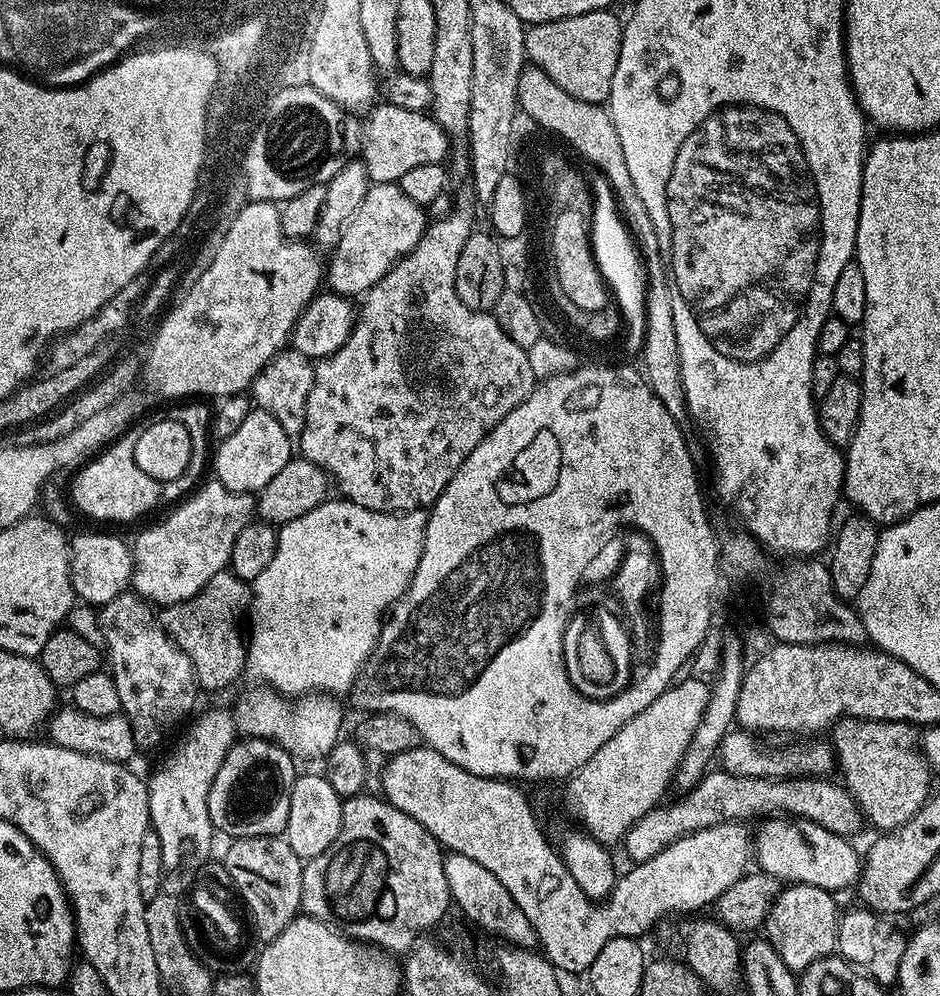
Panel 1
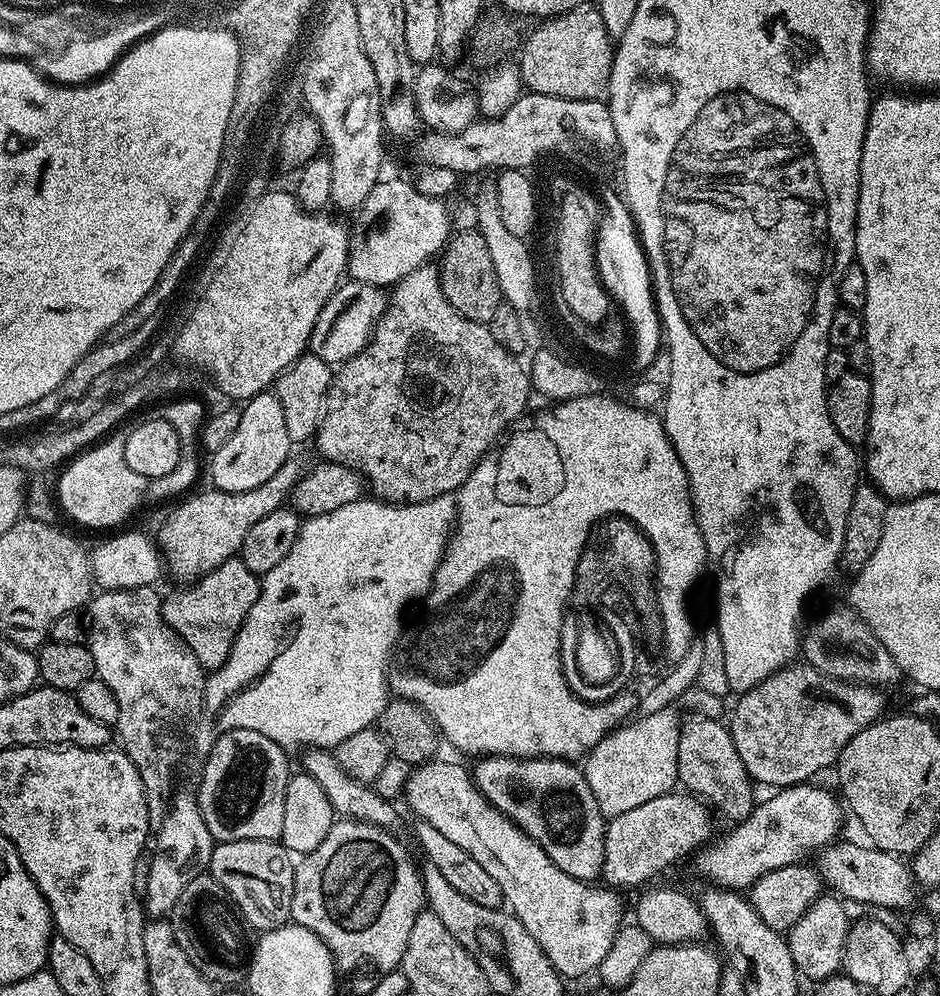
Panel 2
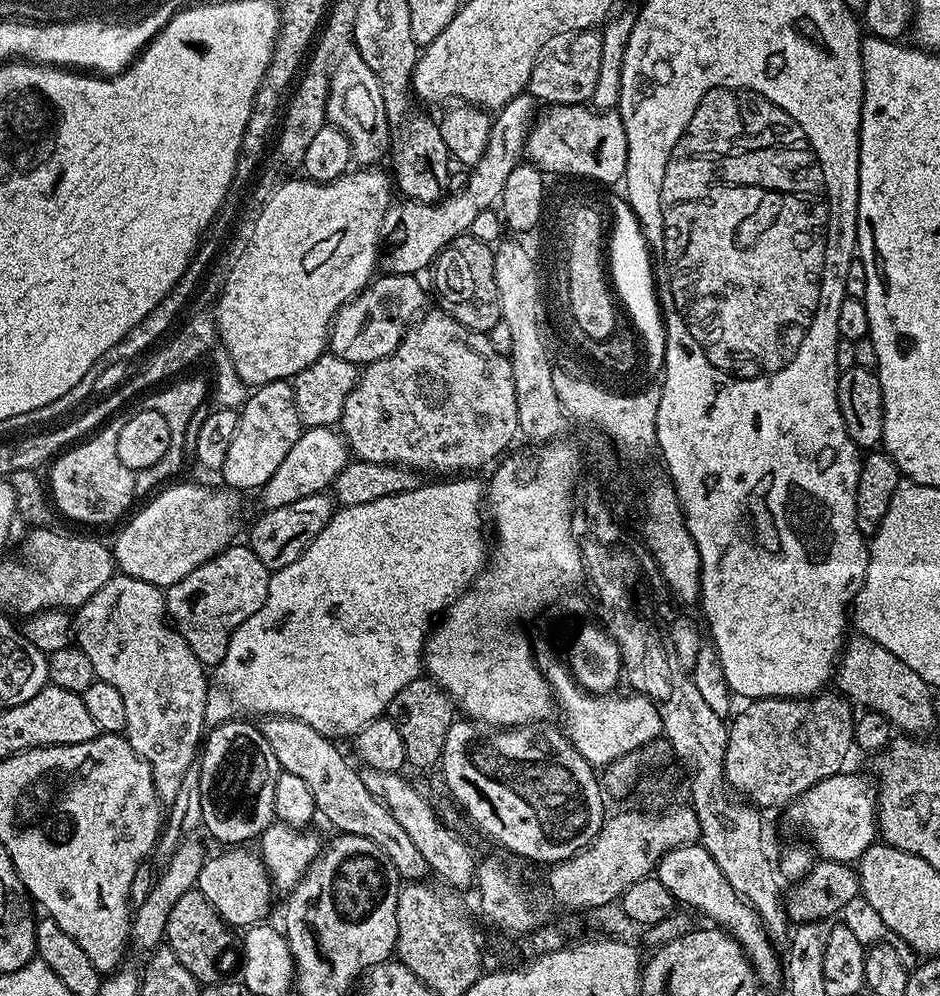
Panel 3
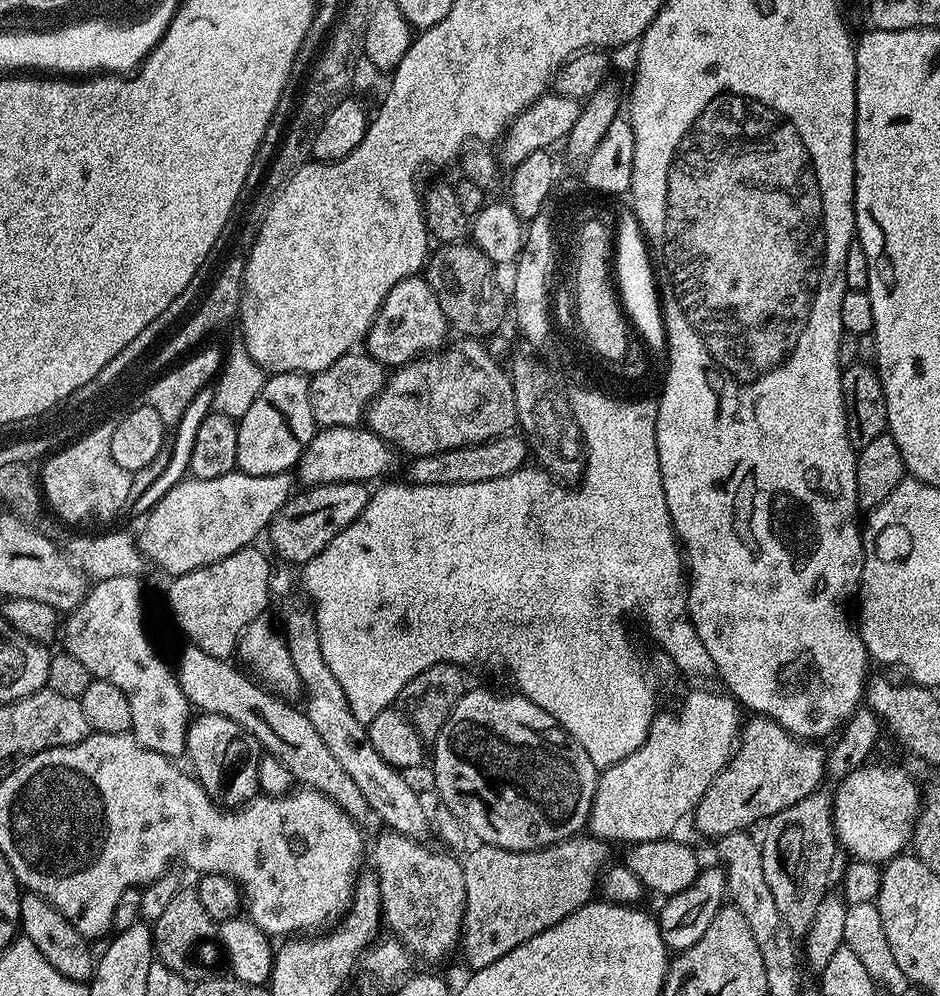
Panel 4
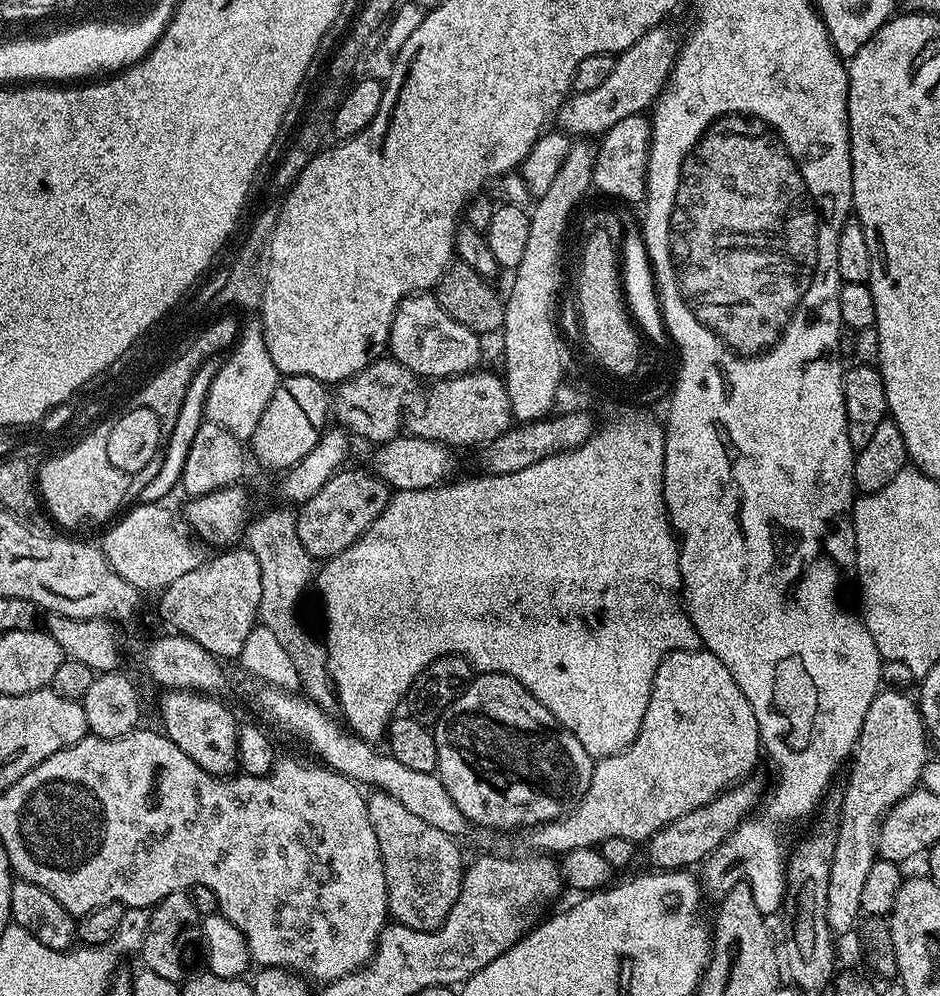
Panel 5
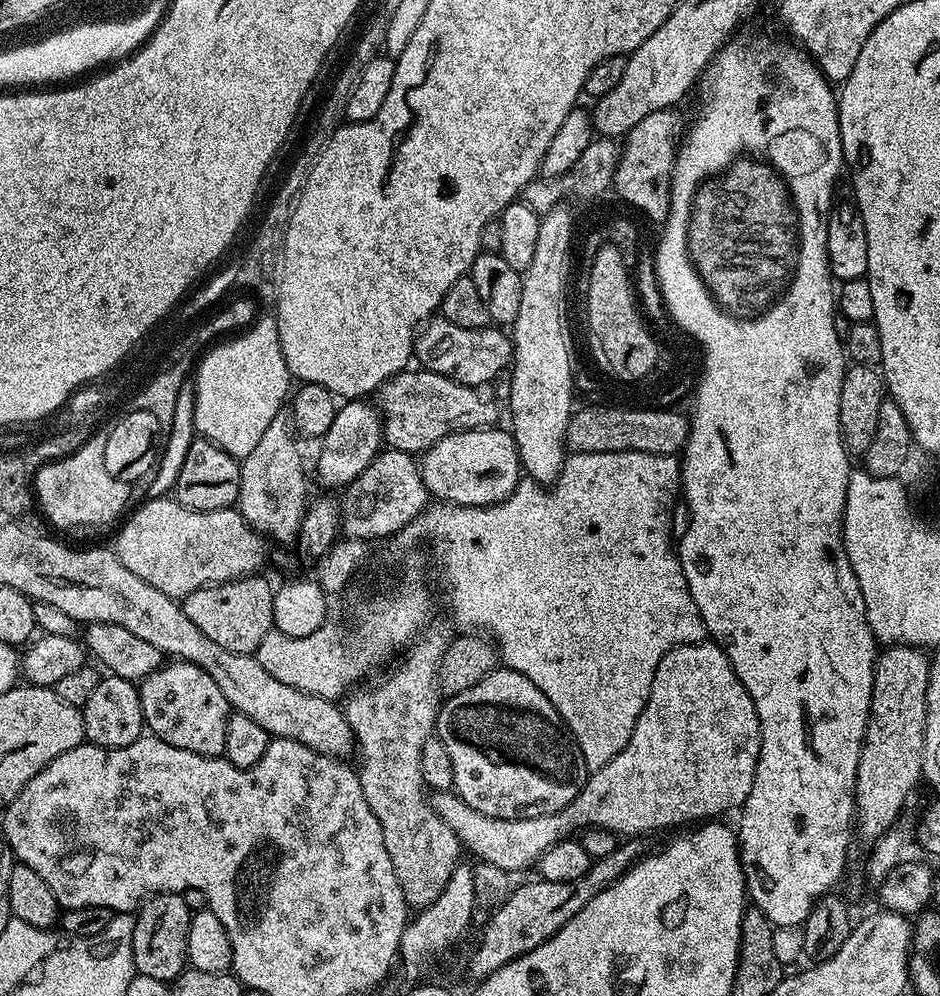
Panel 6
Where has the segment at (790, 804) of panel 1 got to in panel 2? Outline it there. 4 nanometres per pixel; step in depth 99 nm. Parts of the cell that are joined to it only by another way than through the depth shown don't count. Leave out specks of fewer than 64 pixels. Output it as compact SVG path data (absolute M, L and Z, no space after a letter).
M671 790L609 819L604 829L606 854L603 883L616 890L639 889L652 882L647 880L666 871L675 860L688 855L691 857L697 850L703 849L713 839L712 816L708 812L713 816L709 805L697 795L684 790Z

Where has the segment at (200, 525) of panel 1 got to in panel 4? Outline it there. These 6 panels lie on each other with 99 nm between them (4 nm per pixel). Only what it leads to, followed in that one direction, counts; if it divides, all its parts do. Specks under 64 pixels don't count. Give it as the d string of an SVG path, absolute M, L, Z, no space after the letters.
M334 426L320 428L314 439L304 448L298 465L301 485L345 484L346 482L379 481L392 468L394 449L381 436L375 436L367 426Z

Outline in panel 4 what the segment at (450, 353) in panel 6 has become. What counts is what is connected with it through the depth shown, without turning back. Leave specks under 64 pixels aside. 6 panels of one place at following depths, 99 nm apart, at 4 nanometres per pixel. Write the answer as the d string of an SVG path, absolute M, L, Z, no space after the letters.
M420 274L407 276L394 285L390 294L386 294L368 331L366 351L379 364L395 370L425 354L440 351L449 339L448 332L448 319L442 306L438 306L438 298L427 279Z

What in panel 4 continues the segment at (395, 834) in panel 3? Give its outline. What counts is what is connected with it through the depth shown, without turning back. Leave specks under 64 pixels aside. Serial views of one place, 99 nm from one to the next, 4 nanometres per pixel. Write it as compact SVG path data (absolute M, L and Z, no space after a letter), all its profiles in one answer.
M191 646L185 649L180 661L175 661L174 671L182 686L182 694L186 694L193 709L200 708L196 710L238 722L238 726L247 730L267 755L278 758L278 762L290 770L293 781L326 794L357 822L373 819L373 810L366 798L362 798L362 790L358 790L358 785L352 781L350 774L346 774L346 769L336 761L326 742L322 742L318 730L314 730L304 711L297 705L295 708L294 705L287 704L282 697L259 688L254 681L239 672L232 662L219 660L214 658L214 654L206 654L204 650Z

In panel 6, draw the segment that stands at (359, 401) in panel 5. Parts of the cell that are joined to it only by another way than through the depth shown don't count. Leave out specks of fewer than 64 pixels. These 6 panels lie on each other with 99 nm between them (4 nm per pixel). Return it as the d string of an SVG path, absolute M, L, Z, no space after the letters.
M405 370L391 376L378 389L382 413L382 440L388 448L413 454L423 453L434 442L465 428L486 428L502 416L499 403L487 391L470 384L459 384L437 372Z

